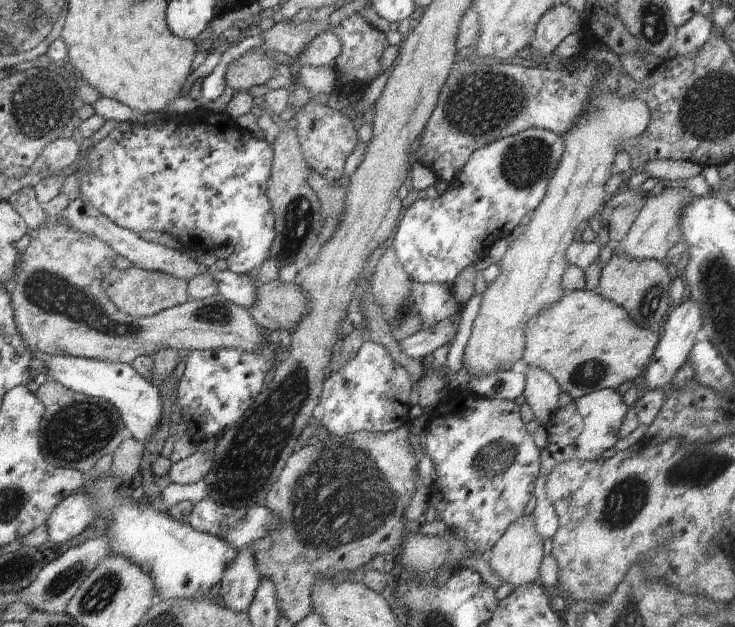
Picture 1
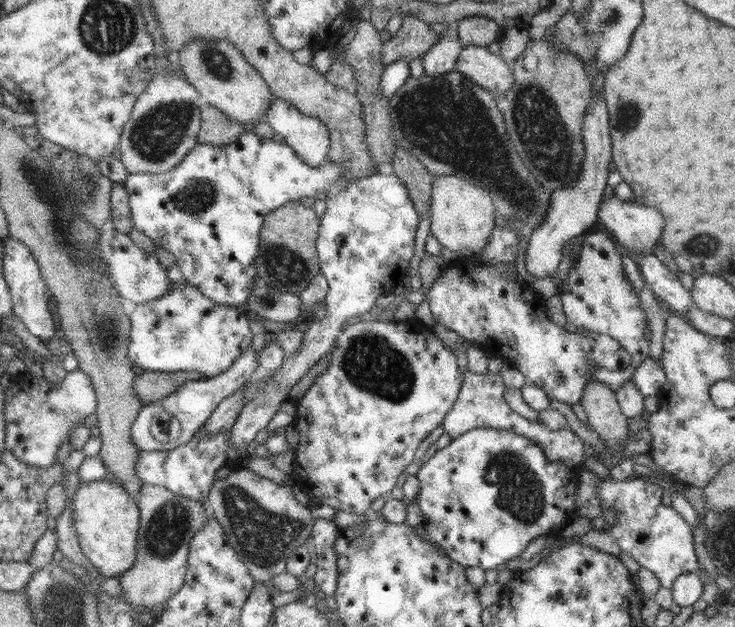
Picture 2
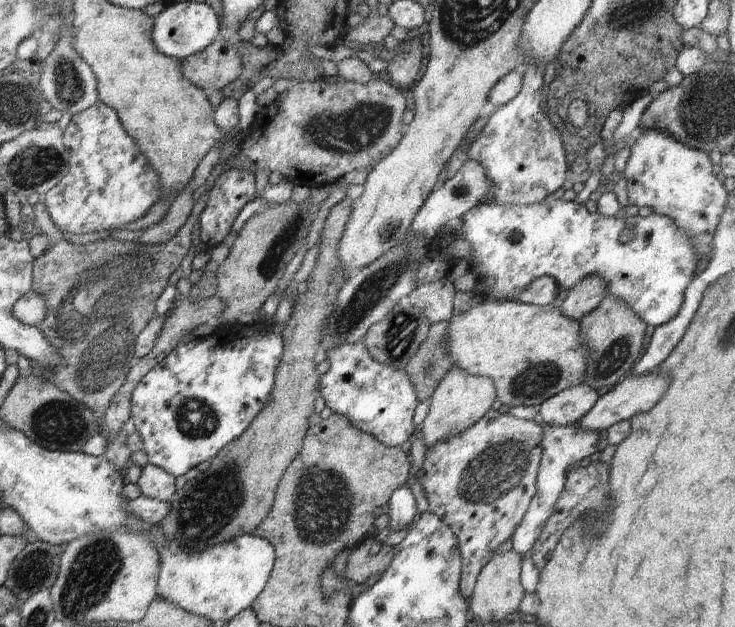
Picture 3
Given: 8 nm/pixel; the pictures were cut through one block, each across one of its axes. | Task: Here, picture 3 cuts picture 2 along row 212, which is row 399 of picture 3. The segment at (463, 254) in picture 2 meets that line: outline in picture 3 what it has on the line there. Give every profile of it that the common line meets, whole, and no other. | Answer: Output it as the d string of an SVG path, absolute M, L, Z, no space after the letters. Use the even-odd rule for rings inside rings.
M454 365L435 388L430 400L430 409L422 423L421 433L427 449L439 440L447 439L449 436L457 435L463 430L474 426L492 409L497 397L494 381L485 376L476 376L467 373L463 368Z

